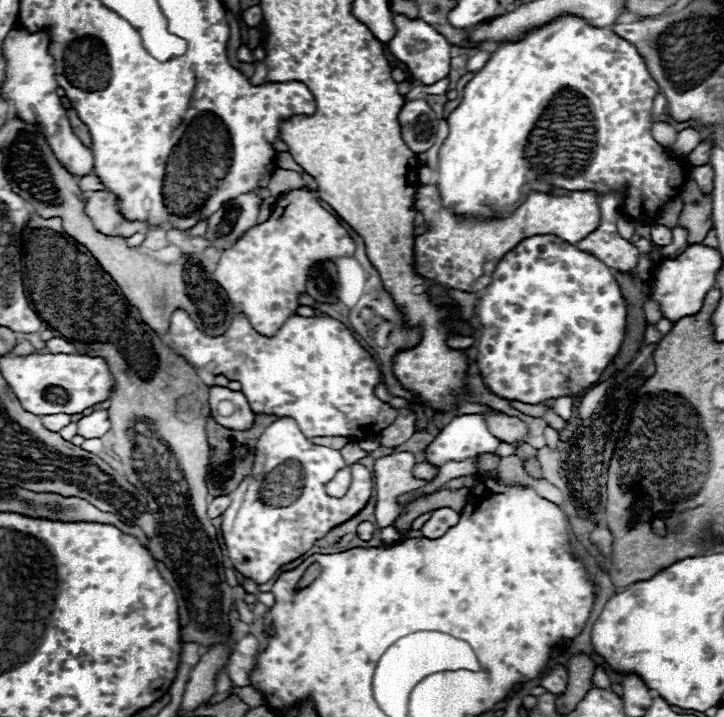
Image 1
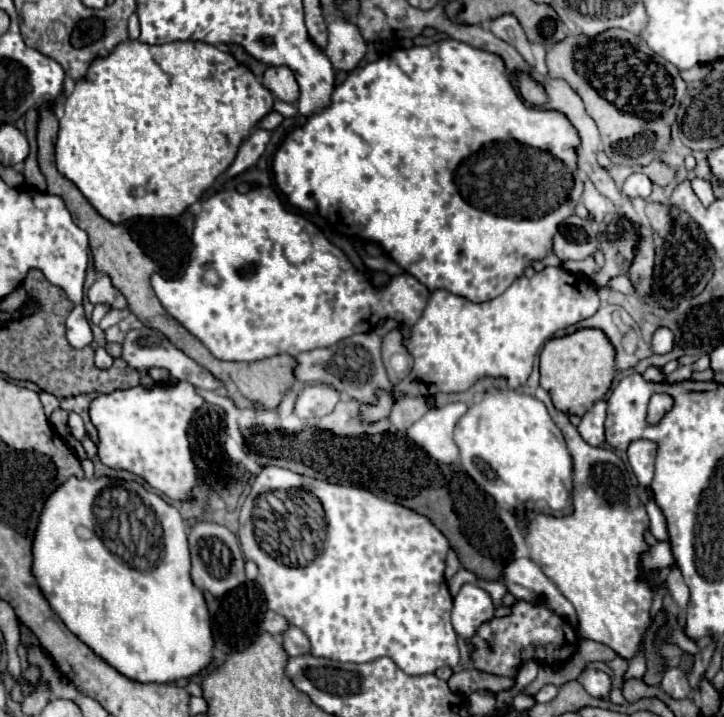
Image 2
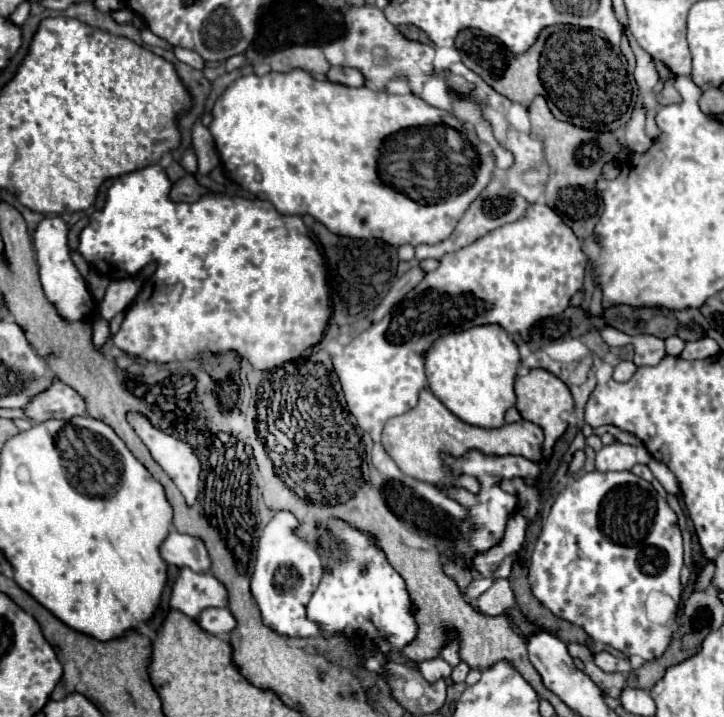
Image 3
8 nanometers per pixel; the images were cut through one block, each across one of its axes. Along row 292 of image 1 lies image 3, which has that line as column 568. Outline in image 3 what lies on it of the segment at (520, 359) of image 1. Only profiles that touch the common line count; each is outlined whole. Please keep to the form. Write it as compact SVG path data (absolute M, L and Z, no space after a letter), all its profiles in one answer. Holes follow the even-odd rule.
M622 470L622 472L586 472L572 480L554 500L542 532L536 540L536 548L530 560L530 588L532 594L558 618L582 626L596 642L608 644L626 656L640 656L644 660L658 658L672 634L674 618L666 624L656 624L648 618L646 600L648 594L658 592L680 602L680 570L684 566L682 532L678 528L678 516L668 506L650 482Z

